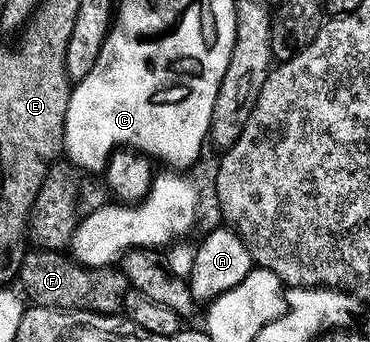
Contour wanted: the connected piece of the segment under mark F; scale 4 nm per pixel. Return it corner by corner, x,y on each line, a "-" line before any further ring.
28,249
19,269
18,285
23,285
22,293
37,306
48,306
54,310
92,310
94,314
119,314
129,289
127,278
122,269
110,266
80,266
66,253
58,250

